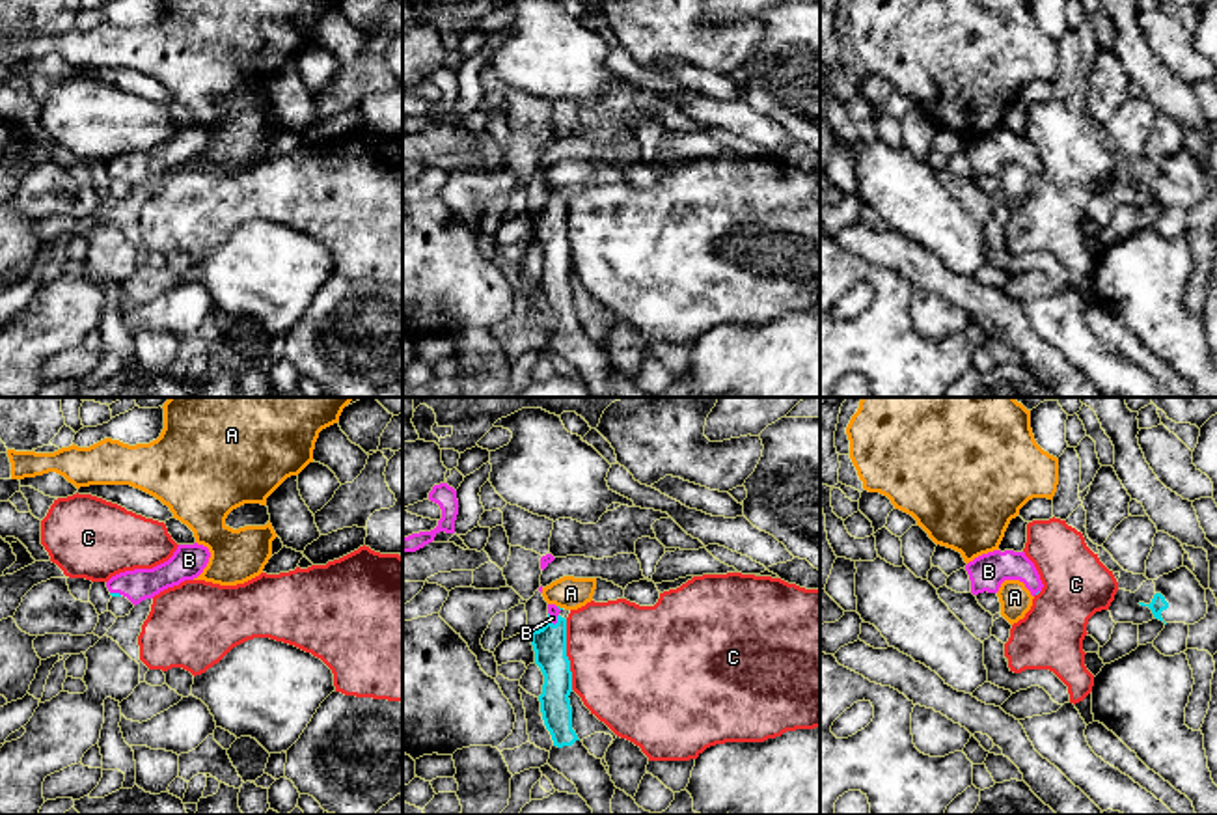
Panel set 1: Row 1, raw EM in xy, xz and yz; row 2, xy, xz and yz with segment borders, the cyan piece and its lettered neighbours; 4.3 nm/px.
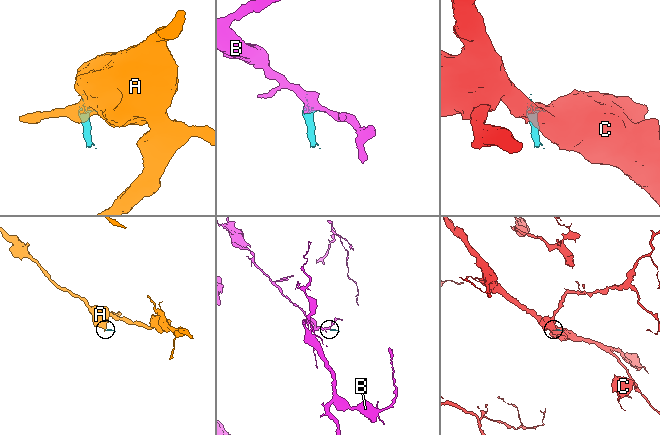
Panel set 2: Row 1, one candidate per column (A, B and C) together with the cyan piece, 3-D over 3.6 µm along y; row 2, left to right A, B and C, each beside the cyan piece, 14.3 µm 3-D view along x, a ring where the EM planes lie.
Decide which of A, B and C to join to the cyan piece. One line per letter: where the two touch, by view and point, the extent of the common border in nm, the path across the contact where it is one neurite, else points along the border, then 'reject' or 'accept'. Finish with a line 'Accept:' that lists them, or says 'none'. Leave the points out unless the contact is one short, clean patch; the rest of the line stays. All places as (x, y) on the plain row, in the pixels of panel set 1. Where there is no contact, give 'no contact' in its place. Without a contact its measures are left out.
A: meets cyan in xz at (558, 189); contact 30 nm long; border along xz (558, 187), (561, 191); reject
B: meets cyan in xz at (548, 200); contact 70 nm long; runs through xz (550, 224), (548, 200), (552, 191); accept
C: meets cyan in xz at (565, 237); contact 300 nm long; border along xz (565, 202), (565, 237), (573, 271); reject
Accept: B

